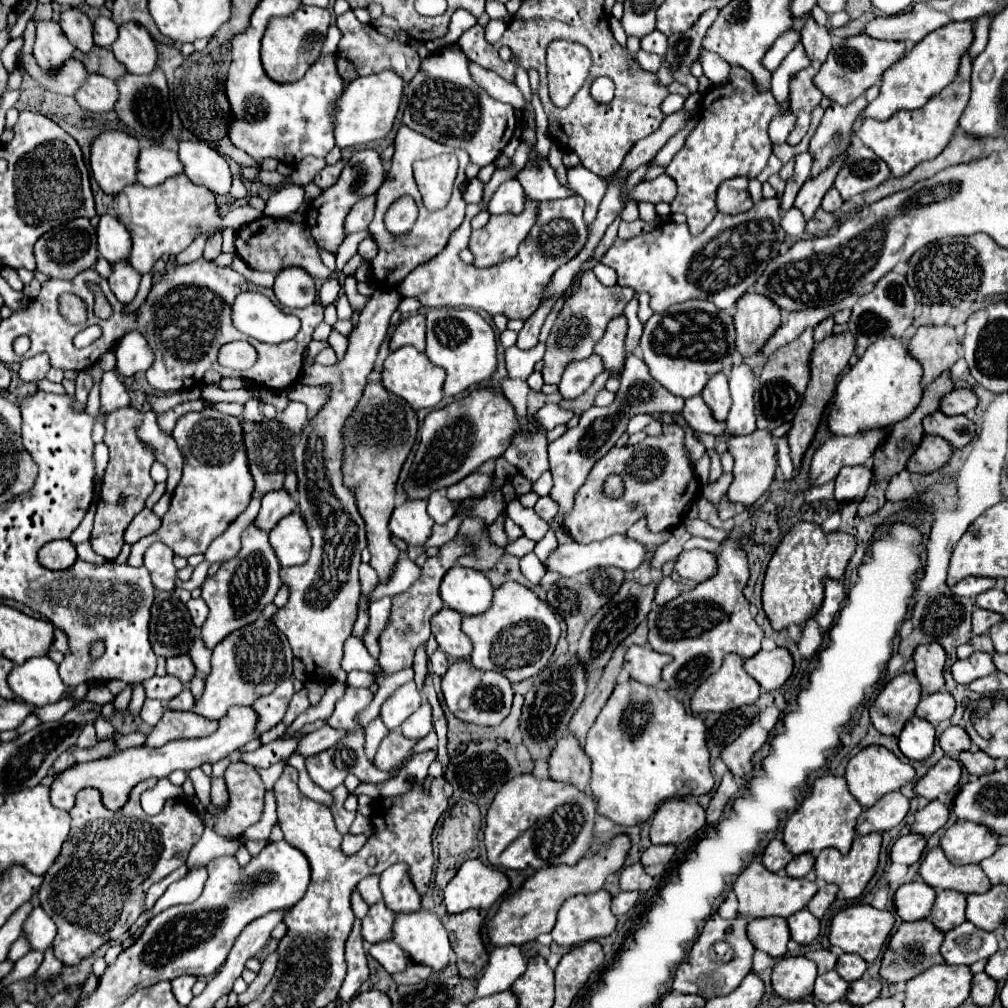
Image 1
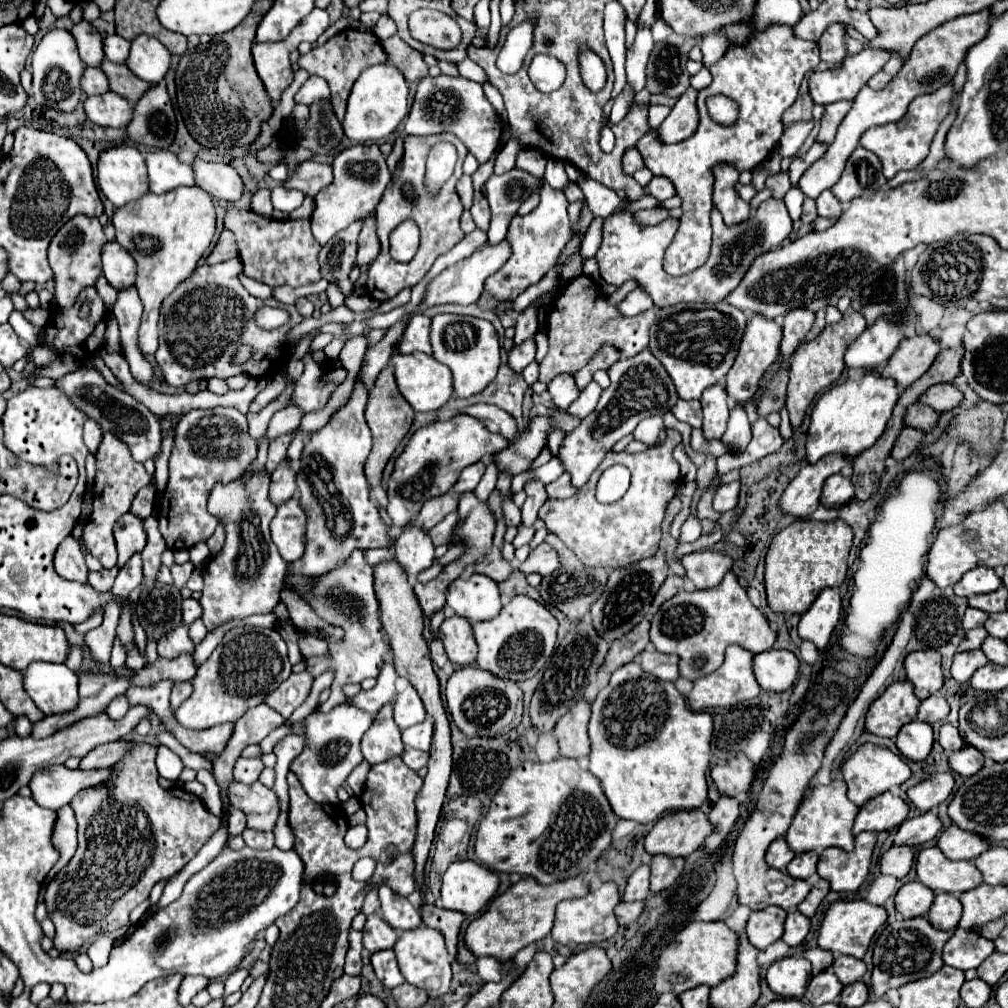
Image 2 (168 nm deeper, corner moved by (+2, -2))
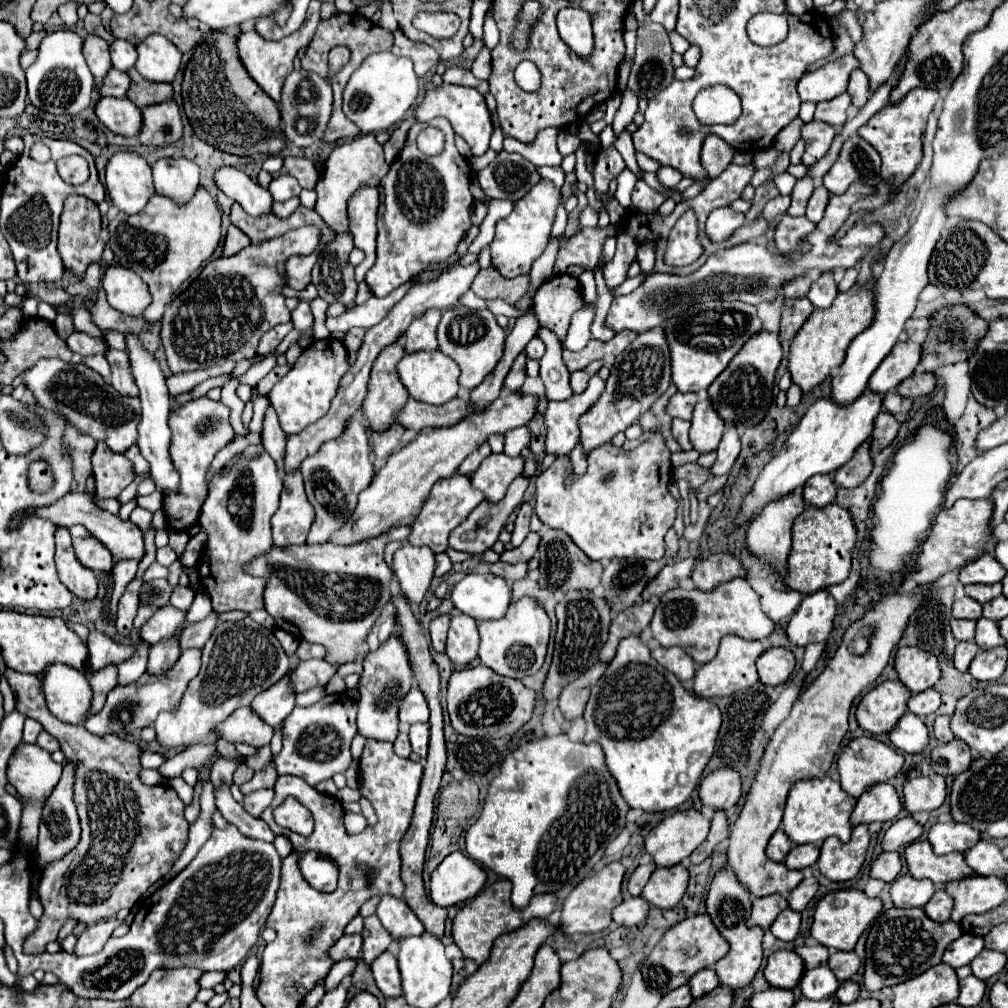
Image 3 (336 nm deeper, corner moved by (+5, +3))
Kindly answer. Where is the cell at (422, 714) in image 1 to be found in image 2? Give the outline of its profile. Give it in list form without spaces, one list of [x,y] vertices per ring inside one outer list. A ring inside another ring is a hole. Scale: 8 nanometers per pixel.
[[[428,717],[426,721],[404,729],[402,731],[402,741],[404,741],[406,747],[428,751],[430,749],[430,741],[432,741],[432,719]]]

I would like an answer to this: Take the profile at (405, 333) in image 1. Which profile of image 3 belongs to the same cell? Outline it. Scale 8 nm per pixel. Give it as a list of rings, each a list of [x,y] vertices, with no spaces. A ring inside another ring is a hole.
[[[427,310],[423,316],[413,320],[405,332],[405,352],[419,352],[419,350],[435,350],[435,328],[439,324],[441,312]]]

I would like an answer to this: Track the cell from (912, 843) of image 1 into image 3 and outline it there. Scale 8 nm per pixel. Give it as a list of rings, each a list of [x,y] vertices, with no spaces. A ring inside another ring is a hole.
[[[883,852],[871,866],[871,878],[879,878],[883,882],[893,882],[901,872],[901,856],[899,852]]]

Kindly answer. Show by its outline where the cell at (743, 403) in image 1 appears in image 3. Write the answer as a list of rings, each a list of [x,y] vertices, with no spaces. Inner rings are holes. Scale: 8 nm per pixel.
[[[727,424],[725,428],[725,434],[721,438],[721,444],[717,448],[717,460],[715,464],[711,466],[711,472],[713,476],[721,476],[721,474],[727,474],[733,466],[733,462],[737,460],[741,452],[741,440],[737,436],[737,428],[735,424]]]

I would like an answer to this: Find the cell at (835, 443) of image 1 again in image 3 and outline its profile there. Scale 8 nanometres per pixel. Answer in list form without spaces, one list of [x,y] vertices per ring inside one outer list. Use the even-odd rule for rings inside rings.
[[[791,492],[789,496],[783,496],[779,500],[769,502],[761,514],[749,524],[747,530],[747,548],[753,556],[761,556],[763,560],[767,560],[769,564],[773,564],[779,570],[779,564],[785,566],[789,548],[791,548],[791,524],[793,520],[805,510],[805,502],[801,492]]]

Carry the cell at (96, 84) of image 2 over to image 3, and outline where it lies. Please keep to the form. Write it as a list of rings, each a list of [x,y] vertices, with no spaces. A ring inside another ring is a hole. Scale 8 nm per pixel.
[[[111,68],[103,80],[101,86],[95,86],[95,90],[101,96],[117,96],[117,98],[125,98],[129,88],[129,76],[125,72],[119,72],[115,68]]]

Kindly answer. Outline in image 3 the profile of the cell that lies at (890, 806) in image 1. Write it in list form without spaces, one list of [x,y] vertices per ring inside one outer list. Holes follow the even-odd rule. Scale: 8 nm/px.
[[[875,784],[869,788],[863,796],[857,798],[857,806],[851,814],[851,824],[871,824],[871,822],[889,822],[893,820],[901,810],[901,800],[895,792],[895,788],[885,784]]]

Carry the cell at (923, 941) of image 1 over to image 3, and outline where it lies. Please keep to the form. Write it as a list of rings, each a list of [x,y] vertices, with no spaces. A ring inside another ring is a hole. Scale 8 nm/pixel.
[[[891,908],[887,912],[881,912],[871,924],[867,936],[867,958],[863,974],[865,988],[869,992],[877,992],[885,986],[895,986],[919,976],[923,970],[939,964],[947,944],[957,940],[961,934],[963,932],[957,922],[933,922],[921,908]]]

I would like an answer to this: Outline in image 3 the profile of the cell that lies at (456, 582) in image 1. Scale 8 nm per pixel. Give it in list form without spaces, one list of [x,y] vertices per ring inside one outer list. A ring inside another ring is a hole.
[[[471,572],[453,588],[451,600],[459,612],[475,620],[495,620],[511,602],[511,588],[499,576]]]

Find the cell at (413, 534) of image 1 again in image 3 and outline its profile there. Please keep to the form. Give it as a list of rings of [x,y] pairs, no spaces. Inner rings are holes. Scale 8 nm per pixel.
[[[405,542],[393,556],[393,572],[397,574],[397,578],[401,582],[401,592],[405,596],[409,596],[411,604],[423,602],[425,592],[429,590],[429,584],[433,578],[433,570],[435,570],[435,554],[429,548],[417,548],[417,546]]]

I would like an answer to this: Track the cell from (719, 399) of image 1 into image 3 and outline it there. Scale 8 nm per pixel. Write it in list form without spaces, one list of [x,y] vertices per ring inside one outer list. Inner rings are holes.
[[[703,398],[701,402],[697,402],[697,406],[693,410],[691,430],[689,430],[689,438],[695,446],[695,450],[701,454],[715,450],[723,436],[723,430],[725,430],[725,422],[717,414],[717,410],[709,402],[709,398]]]

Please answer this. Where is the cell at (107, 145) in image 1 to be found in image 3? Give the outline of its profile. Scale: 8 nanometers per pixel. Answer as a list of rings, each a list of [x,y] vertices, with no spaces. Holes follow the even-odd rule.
[[[115,152],[105,168],[107,192],[111,202],[127,212],[141,212],[147,200],[155,194],[151,180],[151,166],[141,154],[135,152]]]

